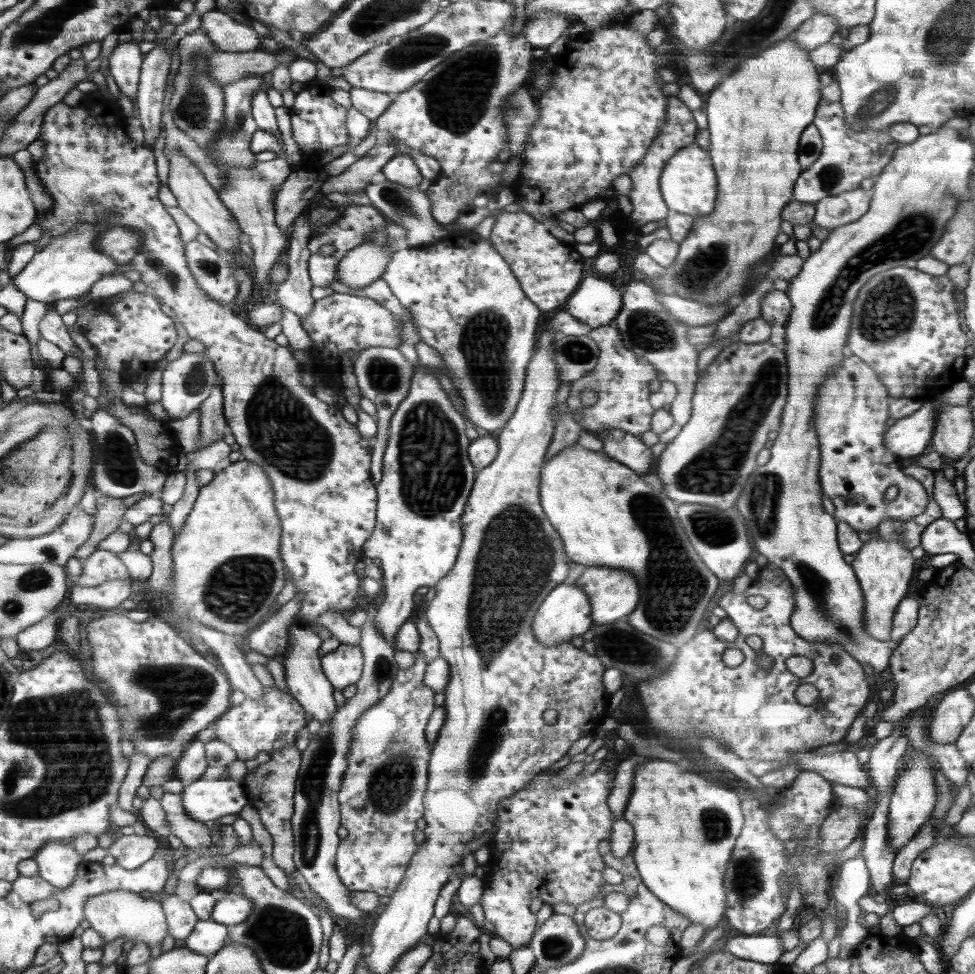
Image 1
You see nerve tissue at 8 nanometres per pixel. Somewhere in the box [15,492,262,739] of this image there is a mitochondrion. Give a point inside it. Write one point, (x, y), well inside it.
(37, 579)

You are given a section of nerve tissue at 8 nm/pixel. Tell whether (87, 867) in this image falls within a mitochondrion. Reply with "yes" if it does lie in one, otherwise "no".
no

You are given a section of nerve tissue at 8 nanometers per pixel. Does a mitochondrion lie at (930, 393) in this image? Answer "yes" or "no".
no

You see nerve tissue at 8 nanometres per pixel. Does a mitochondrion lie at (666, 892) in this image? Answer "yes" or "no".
no

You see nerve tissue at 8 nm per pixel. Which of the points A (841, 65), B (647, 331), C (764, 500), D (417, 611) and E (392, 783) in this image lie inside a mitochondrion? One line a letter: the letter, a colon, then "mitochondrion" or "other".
A: other
B: mitochondrion
C: mitochondrion
D: other
E: mitochondrion

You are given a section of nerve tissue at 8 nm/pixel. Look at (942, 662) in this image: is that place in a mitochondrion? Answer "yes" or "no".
yes

